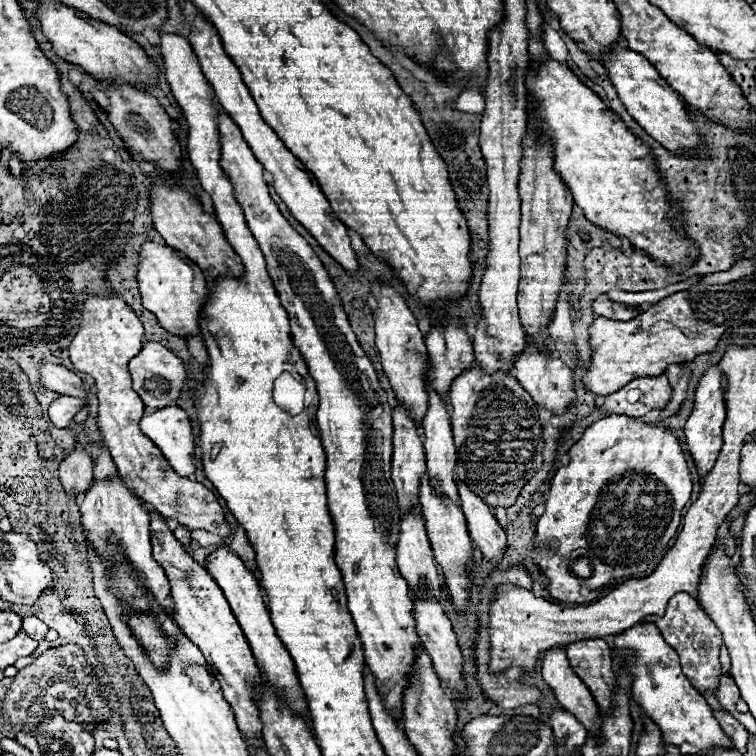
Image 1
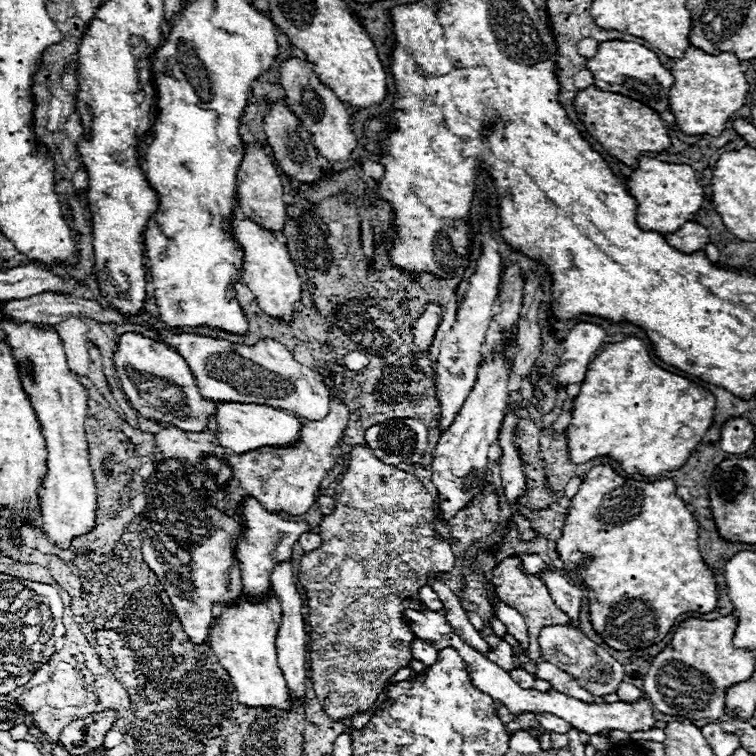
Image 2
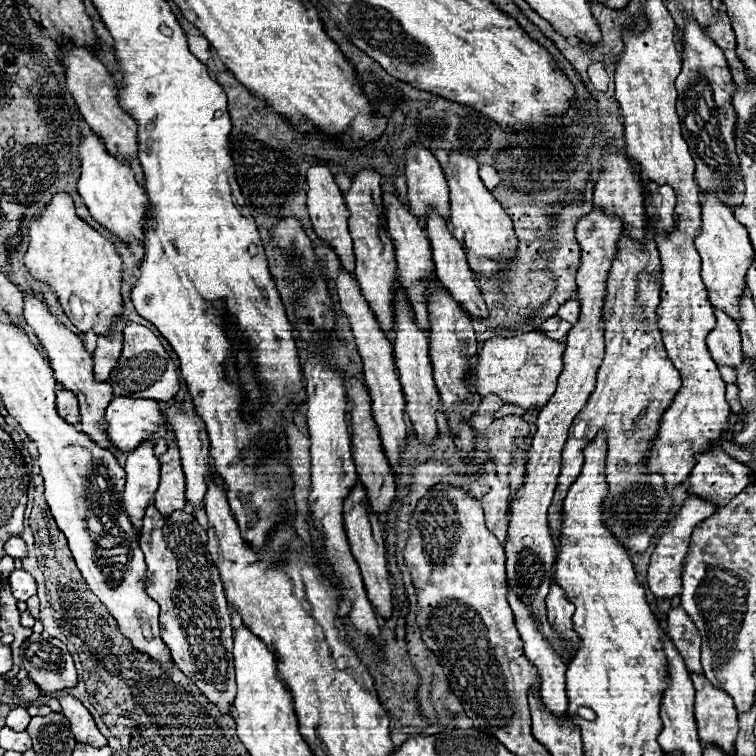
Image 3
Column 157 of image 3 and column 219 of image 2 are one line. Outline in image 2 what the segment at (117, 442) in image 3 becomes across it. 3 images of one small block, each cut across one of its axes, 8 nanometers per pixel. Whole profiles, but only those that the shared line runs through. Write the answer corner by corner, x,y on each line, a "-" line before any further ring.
216,402
216,424
218,440
222,446
230,448
236,454
256,450
262,446
286,446
298,440
300,420
262,404
242,404
242,402

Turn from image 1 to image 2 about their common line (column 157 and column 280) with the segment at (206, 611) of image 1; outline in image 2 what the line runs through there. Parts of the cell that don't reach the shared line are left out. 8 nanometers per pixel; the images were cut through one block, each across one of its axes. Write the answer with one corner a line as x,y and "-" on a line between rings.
244,498
240,502
238,518
242,526
242,534
236,538
236,560
240,566
240,576
244,584
244,592
248,596
264,596
270,588
270,574
278,562
284,562
292,554
292,544
304,534
310,532
308,522
288,522
282,520
278,514
268,512
266,508
260,506
258,500
254,498

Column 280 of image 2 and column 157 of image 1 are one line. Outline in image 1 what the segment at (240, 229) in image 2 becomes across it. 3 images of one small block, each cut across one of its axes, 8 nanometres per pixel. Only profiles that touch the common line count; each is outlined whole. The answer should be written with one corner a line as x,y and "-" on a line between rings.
146,242
142,252
140,252
140,264
138,264
138,286
140,286
140,292
142,292
142,306
146,310
150,310
152,314
156,314
160,326
164,330
168,330
170,334
174,336
180,336
180,338
188,338
188,336
202,336
200,332
200,312
202,308
206,306
208,302
208,286
206,286
206,278
202,274
202,270
190,262
182,252
176,252
174,248
170,246
164,246
164,244
158,244
158,242

